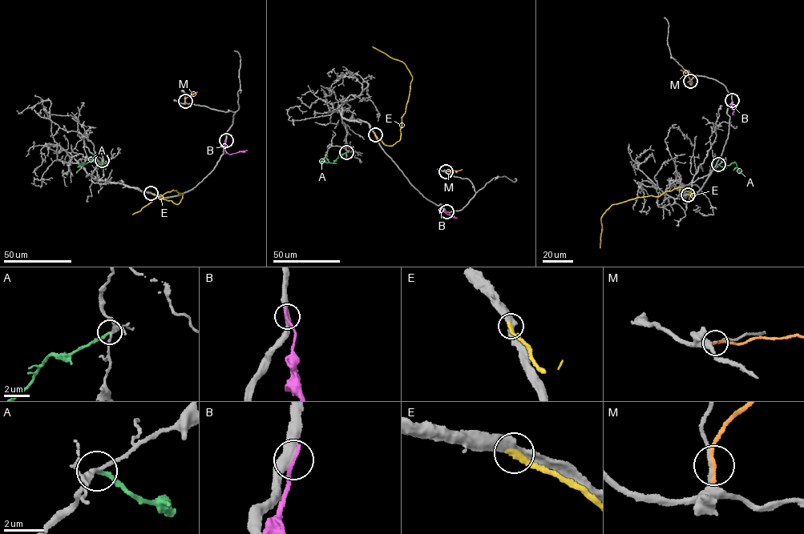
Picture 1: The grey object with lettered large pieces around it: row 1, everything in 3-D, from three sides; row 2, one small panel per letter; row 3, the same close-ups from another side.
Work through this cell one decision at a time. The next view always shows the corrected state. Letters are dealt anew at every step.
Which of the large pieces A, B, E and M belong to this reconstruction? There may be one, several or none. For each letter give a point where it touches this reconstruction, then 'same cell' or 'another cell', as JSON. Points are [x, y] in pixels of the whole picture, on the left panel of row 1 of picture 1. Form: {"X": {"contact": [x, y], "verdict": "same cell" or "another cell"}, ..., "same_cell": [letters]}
{"A": {"contact": [102, 160], "verdict": "another cell"}, "B": {"contact": [226, 140], "verdict": "another cell"}, "E": {"contact": [151, 193], "verdict": "same cell"}, "M": {"contact": [185, 101], "verdict": "another cell"}, "same_cell": ["E"]}

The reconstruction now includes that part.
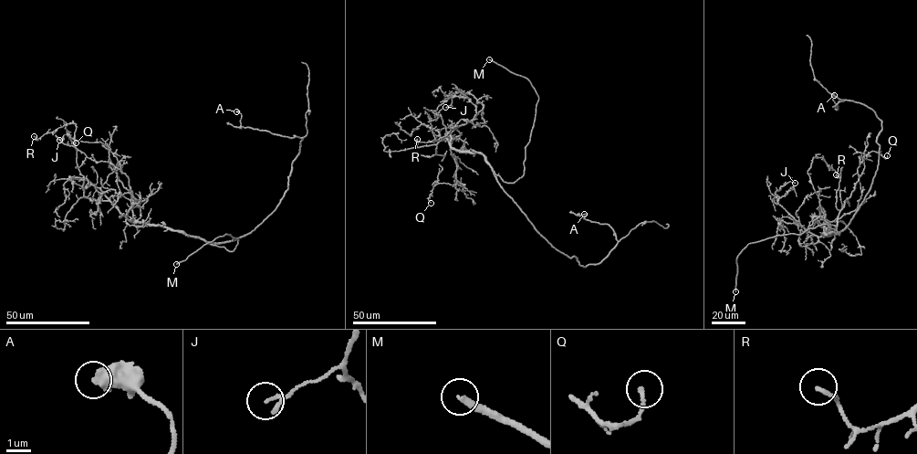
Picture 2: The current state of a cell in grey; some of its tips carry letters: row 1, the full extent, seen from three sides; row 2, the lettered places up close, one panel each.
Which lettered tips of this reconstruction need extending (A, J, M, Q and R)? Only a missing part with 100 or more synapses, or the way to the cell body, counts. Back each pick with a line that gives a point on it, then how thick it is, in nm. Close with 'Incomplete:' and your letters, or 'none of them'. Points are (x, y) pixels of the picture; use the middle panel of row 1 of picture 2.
M: (489, 59) | 300 nm
Incomplete: M

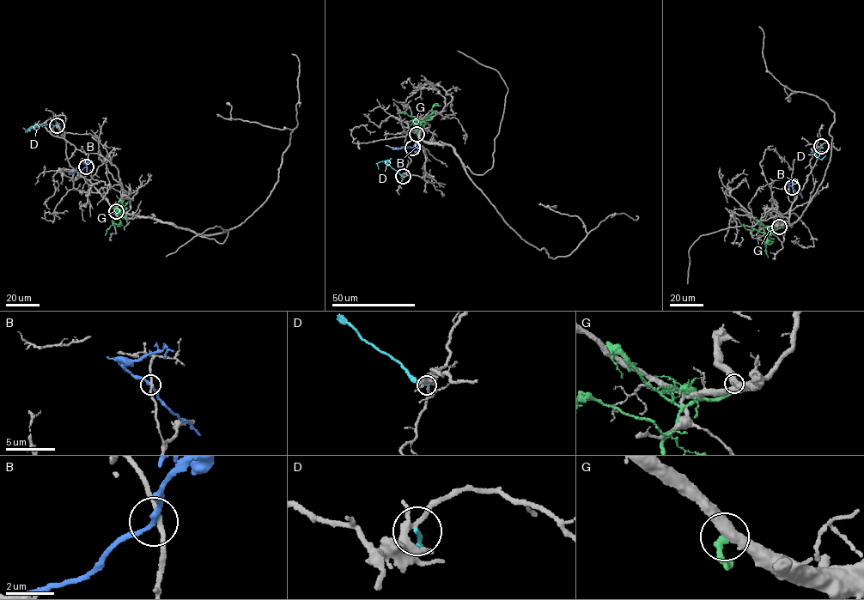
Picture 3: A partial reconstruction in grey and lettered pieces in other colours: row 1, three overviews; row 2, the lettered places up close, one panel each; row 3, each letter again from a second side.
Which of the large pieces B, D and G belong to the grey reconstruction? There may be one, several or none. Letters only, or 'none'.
none

